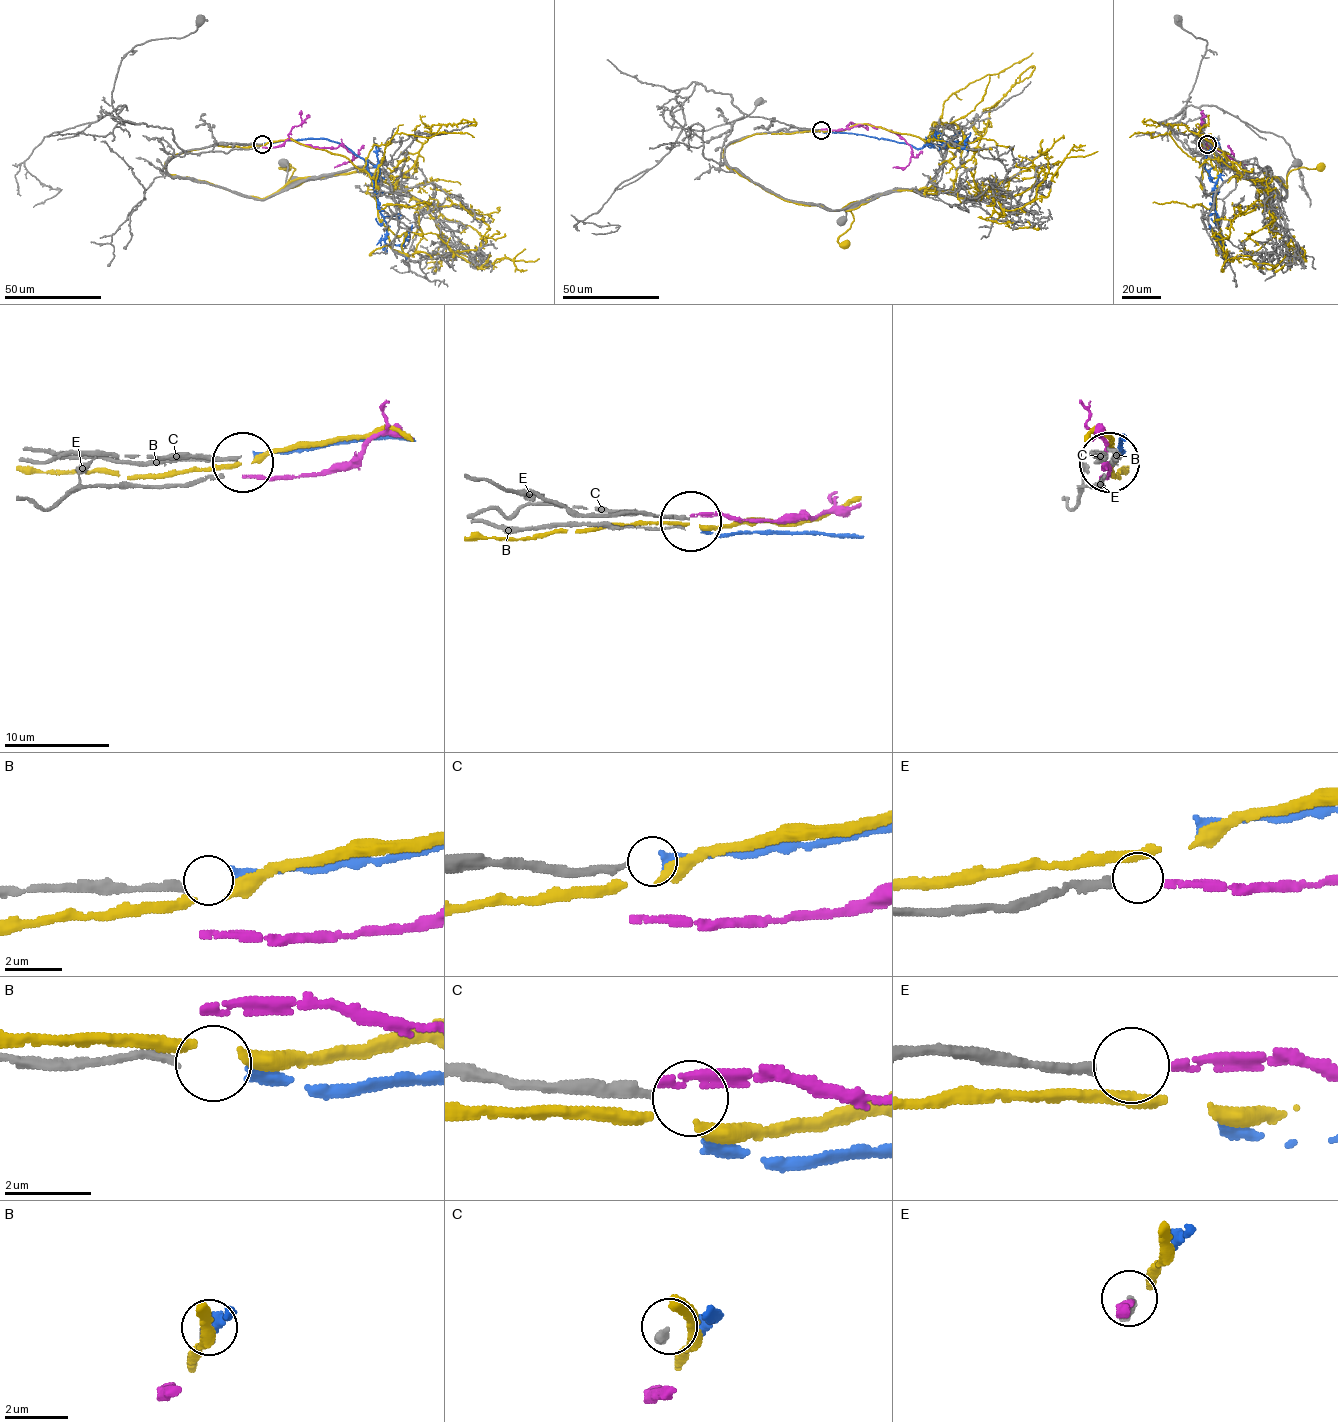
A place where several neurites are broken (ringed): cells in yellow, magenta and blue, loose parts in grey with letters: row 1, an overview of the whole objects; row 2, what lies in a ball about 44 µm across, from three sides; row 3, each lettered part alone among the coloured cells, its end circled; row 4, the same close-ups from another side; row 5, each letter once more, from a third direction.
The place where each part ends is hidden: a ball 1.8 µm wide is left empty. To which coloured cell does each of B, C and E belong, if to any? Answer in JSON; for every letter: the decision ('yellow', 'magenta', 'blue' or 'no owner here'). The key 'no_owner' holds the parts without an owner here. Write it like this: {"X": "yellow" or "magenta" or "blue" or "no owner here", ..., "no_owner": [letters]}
{"B": "blue", "C": "no owner here", "E": "magenta", "no_owner": ["C"]}

